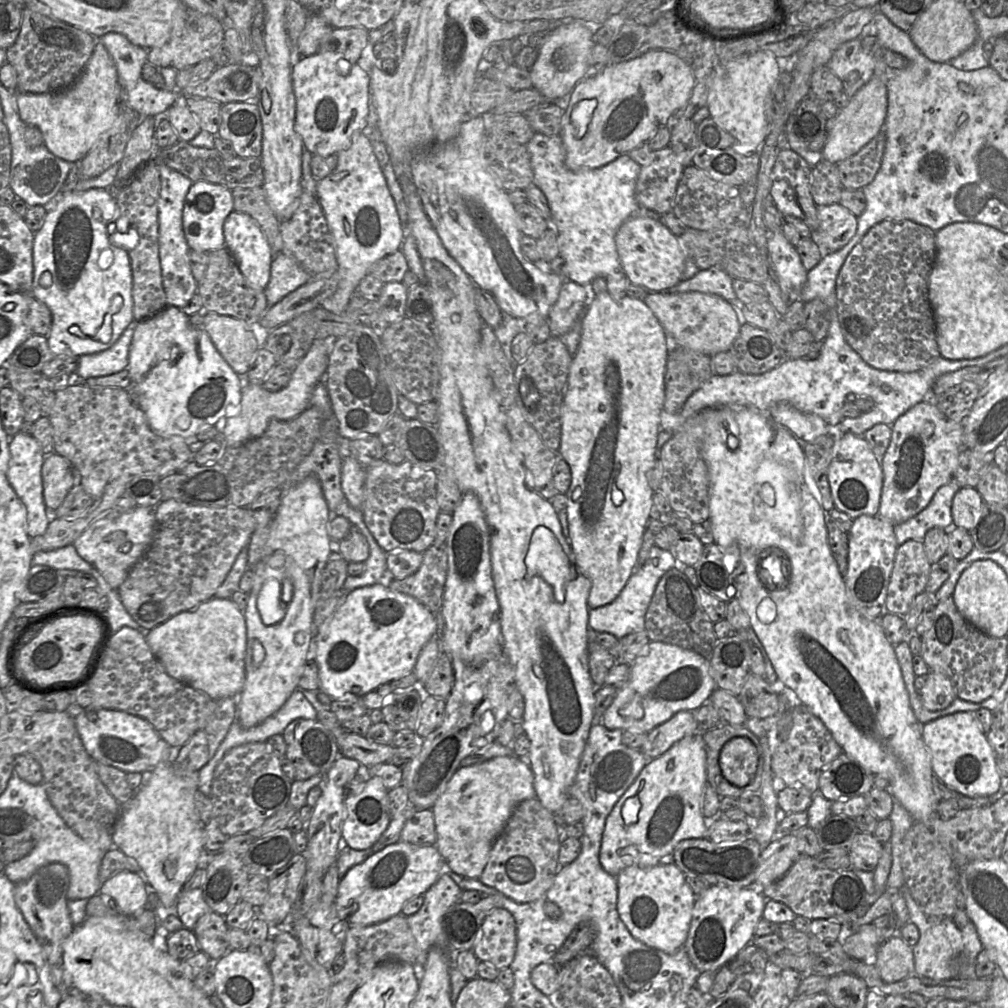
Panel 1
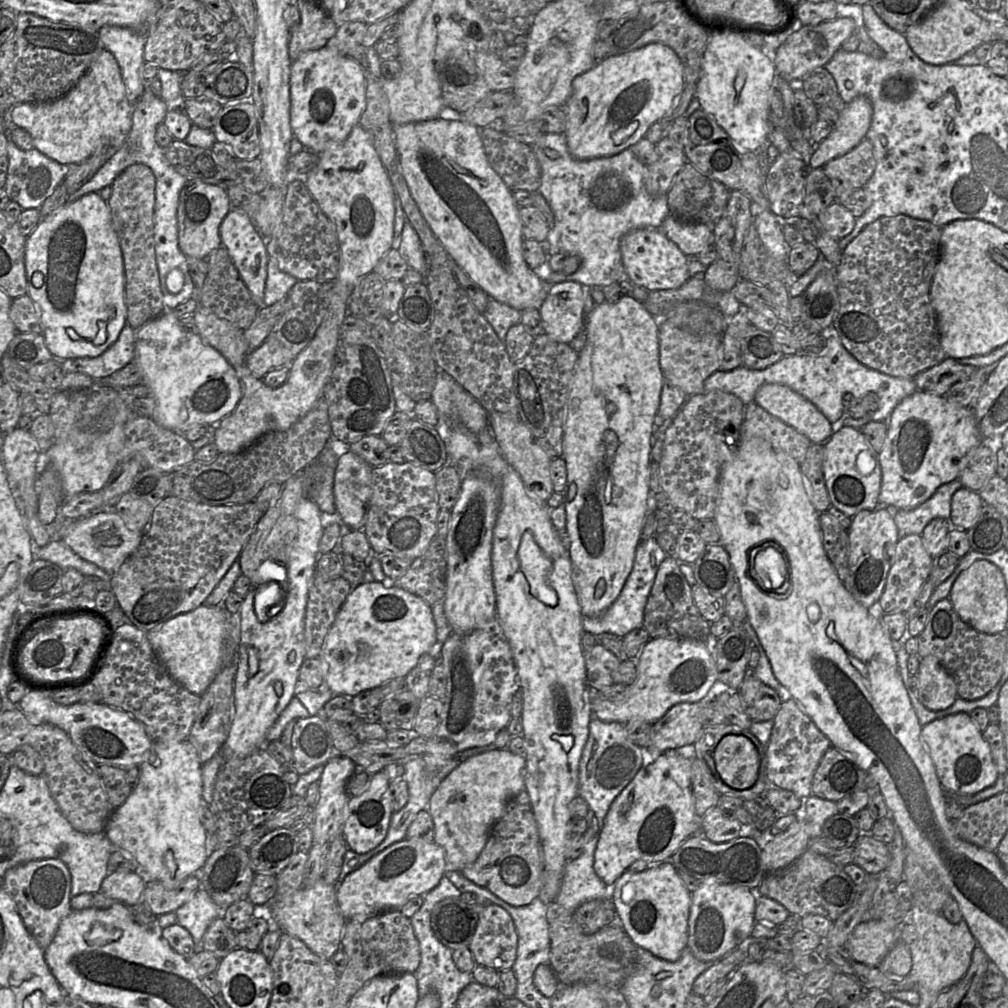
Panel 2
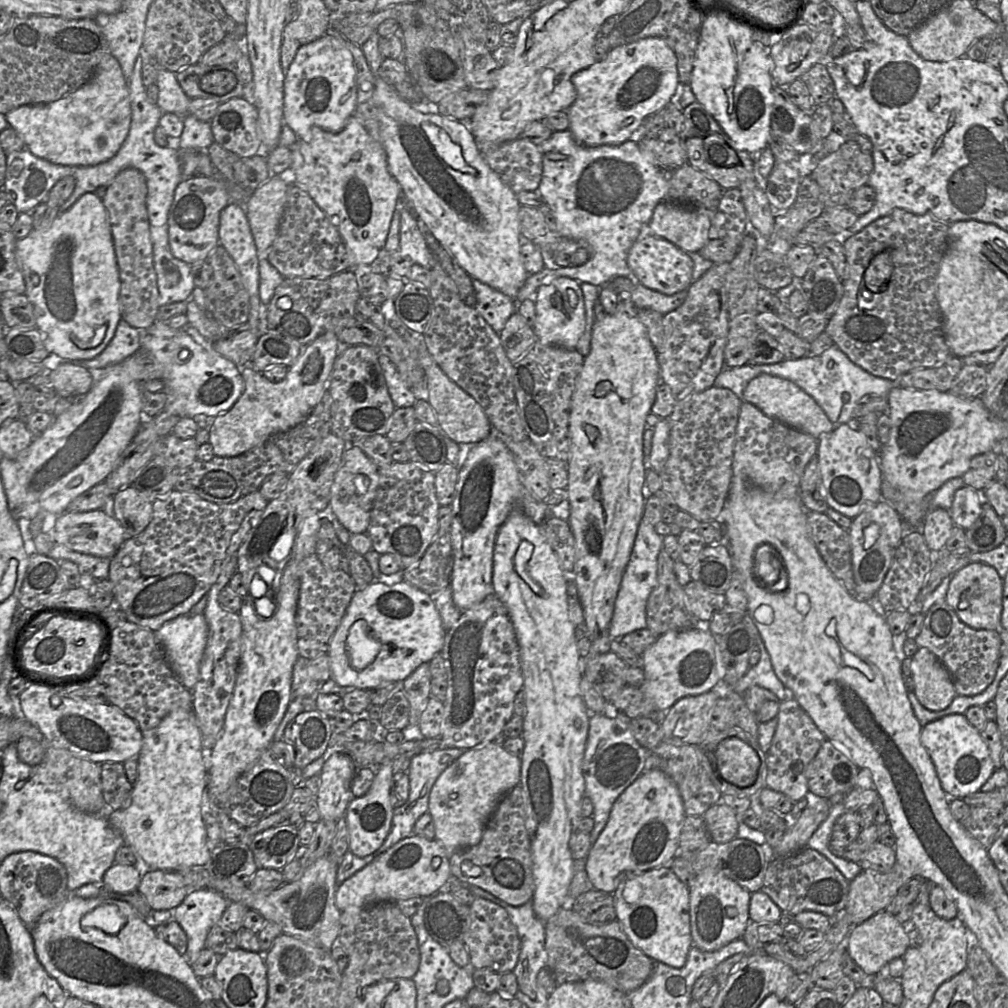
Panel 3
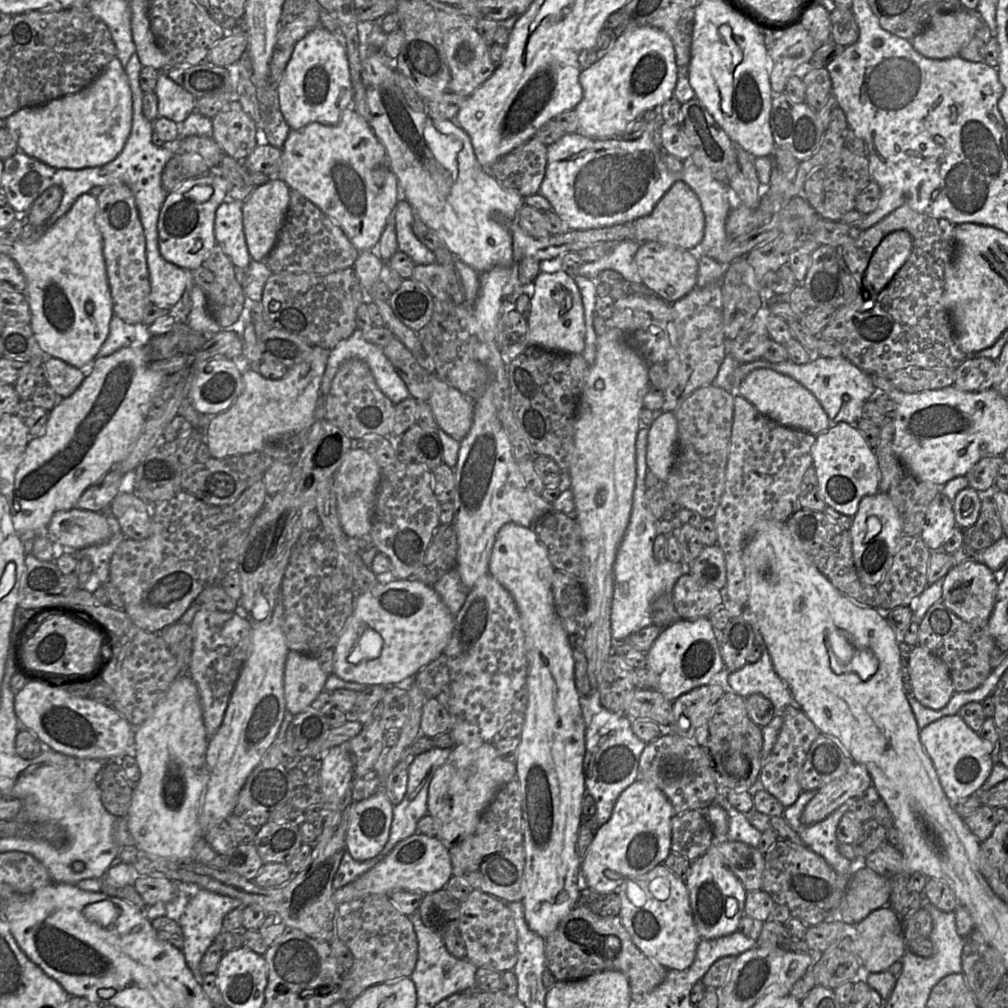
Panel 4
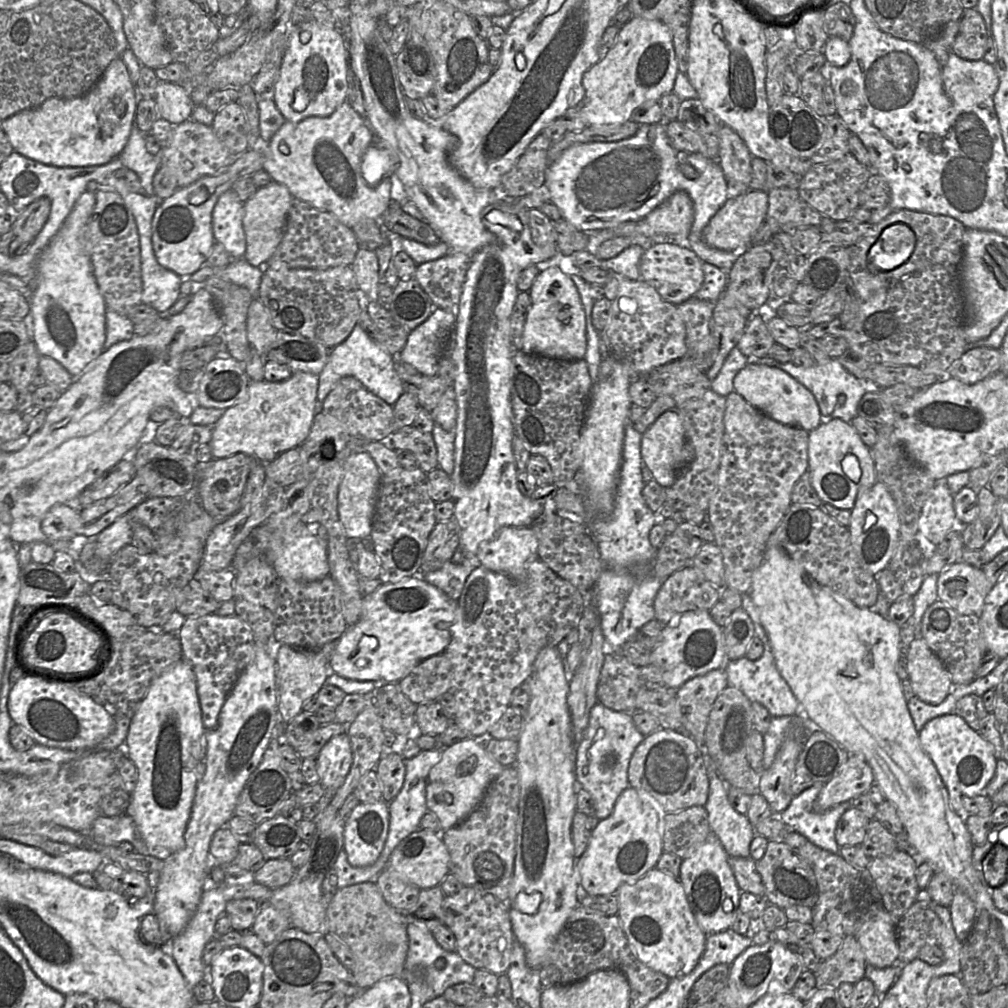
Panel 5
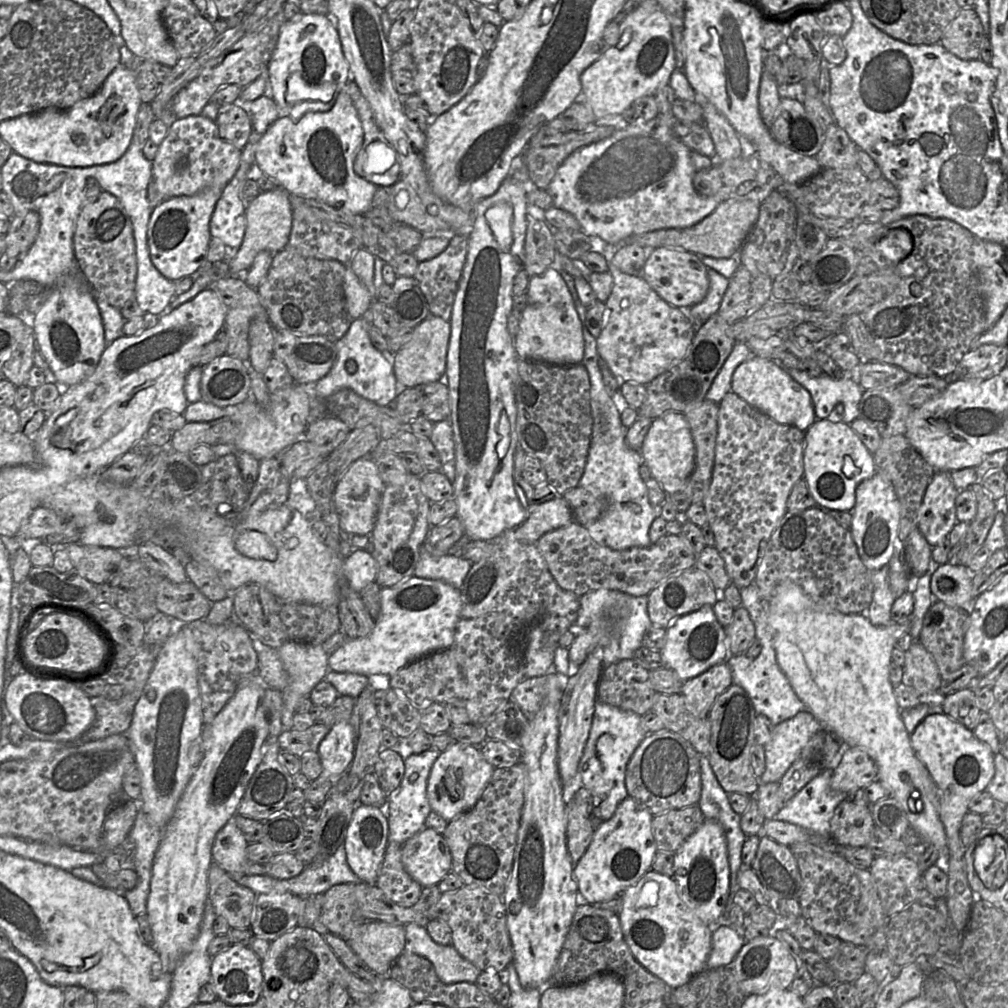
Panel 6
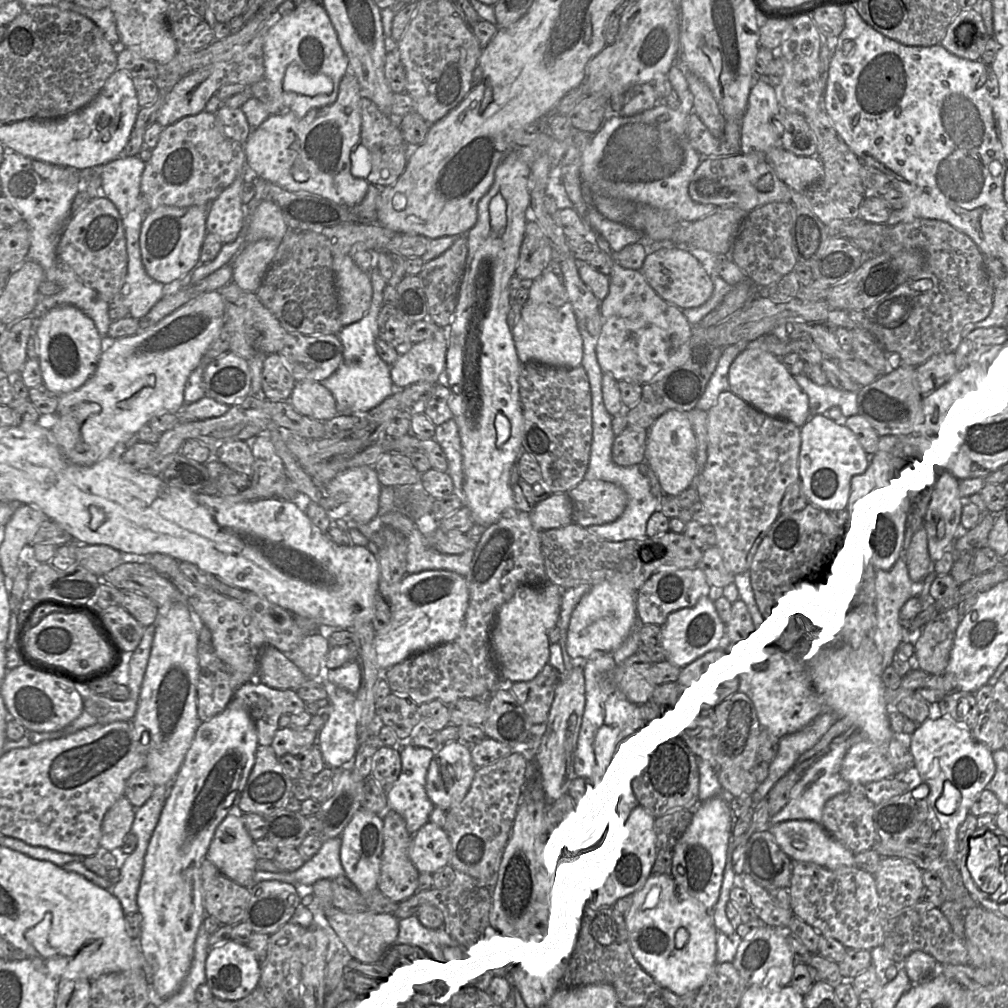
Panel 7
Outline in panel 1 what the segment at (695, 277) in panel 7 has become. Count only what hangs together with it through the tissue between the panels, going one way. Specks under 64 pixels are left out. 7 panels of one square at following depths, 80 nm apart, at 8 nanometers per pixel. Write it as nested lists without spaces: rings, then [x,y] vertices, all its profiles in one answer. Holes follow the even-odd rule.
[[[642,209],[640,214],[625,221],[615,236],[623,272],[631,283],[644,287],[649,292],[663,292],[680,283],[687,258],[679,238],[658,216],[661,215]]]

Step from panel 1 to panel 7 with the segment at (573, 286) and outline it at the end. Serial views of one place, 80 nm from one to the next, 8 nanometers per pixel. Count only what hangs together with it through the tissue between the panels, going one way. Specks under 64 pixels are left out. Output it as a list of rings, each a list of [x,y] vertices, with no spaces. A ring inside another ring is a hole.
[[[545,270],[538,278],[528,283],[528,289],[528,299],[511,330],[520,362],[537,362],[553,367],[580,366],[583,341],[562,277],[553,270]]]

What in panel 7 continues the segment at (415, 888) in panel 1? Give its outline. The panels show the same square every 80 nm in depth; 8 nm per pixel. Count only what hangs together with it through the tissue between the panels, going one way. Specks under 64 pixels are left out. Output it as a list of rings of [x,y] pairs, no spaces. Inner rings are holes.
[[[428,822],[412,836],[409,856],[420,873],[433,875],[450,865],[451,851],[445,830]]]

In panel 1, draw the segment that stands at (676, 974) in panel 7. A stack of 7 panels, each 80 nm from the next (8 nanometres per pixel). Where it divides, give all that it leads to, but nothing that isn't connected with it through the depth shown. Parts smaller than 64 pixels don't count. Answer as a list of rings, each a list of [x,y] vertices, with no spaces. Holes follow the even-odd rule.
[[[675,863],[651,867],[634,864],[623,869],[617,879],[617,910],[630,934],[647,946],[668,954],[685,945],[697,896]]]

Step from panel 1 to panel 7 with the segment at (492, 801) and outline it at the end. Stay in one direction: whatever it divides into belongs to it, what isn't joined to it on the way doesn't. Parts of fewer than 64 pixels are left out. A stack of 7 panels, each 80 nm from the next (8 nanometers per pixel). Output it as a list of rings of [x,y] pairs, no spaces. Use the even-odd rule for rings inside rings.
[[[460,741],[441,745],[435,751],[426,778],[426,792],[435,807],[450,810],[459,804],[468,793],[477,768],[472,762],[471,749]]]

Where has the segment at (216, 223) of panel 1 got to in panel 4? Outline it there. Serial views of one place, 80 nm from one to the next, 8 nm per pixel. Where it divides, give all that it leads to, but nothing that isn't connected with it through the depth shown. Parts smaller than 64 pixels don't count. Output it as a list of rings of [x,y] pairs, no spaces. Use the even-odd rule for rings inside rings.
[[[217,170],[189,178],[168,193],[157,223],[158,245],[162,257],[188,271],[204,265],[207,255],[216,245],[214,235],[216,210],[228,199],[228,183]]]

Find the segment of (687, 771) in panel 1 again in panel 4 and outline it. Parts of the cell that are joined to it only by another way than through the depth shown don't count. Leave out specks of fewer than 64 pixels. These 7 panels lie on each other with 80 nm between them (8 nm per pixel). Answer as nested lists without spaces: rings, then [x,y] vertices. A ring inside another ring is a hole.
[[[636,779],[620,794],[610,819],[595,831],[586,855],[581,860],[580,870],[586,887],[599,893],[617,892],[625,880],[636,878],[663,864],[671,853],[671,818],[674,815],[671,803],[660,789],[649,781]]]

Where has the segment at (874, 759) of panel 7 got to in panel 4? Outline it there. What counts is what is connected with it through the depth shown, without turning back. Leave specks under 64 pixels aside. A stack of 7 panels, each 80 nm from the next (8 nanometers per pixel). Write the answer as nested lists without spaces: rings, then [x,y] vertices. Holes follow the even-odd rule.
[[[854,762],[845,774],[816,791],[802,812],[802,823],[812,825],[822,821],[846,801],[859,798],[871,784],[866,767]]]

